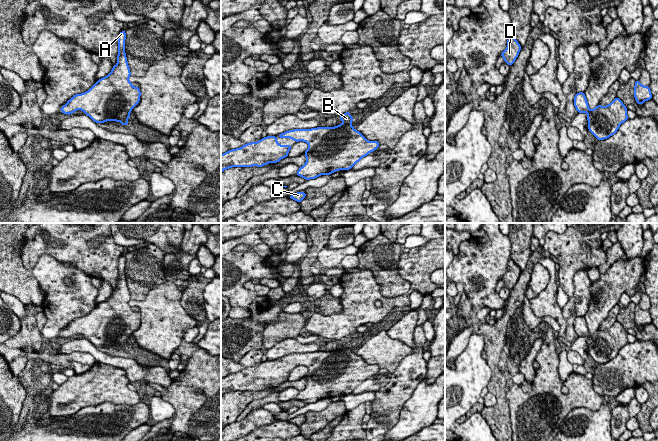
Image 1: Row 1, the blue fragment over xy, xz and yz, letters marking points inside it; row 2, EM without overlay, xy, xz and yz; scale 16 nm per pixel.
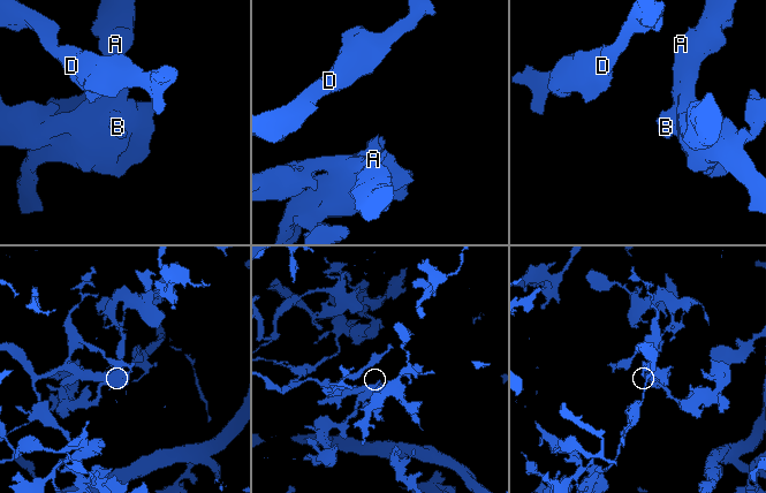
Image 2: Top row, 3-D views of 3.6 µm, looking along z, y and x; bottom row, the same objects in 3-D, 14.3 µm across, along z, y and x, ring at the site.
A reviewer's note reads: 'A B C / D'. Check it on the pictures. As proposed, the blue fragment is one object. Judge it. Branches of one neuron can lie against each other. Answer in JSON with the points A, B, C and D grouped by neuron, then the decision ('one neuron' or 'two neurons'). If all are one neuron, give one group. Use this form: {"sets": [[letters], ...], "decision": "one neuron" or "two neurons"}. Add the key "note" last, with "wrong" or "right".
{"sets": [["A", "B", "C"], ["D"]], "decision": "two neurons", "note": "right"}

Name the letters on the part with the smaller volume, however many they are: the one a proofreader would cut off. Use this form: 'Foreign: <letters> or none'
Foreign: A, B, C

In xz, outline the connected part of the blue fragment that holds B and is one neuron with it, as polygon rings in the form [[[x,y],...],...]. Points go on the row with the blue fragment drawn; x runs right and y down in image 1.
[[[350,111],[342,114],[339,119],[342,120],[341,125],[311,128],[306,131],[306,162],[297,171],[297,176],[310,180],[321,175],[331,175],[339,170],[349,170],[380,146],[378,141],[367,140],[353,128]]]

